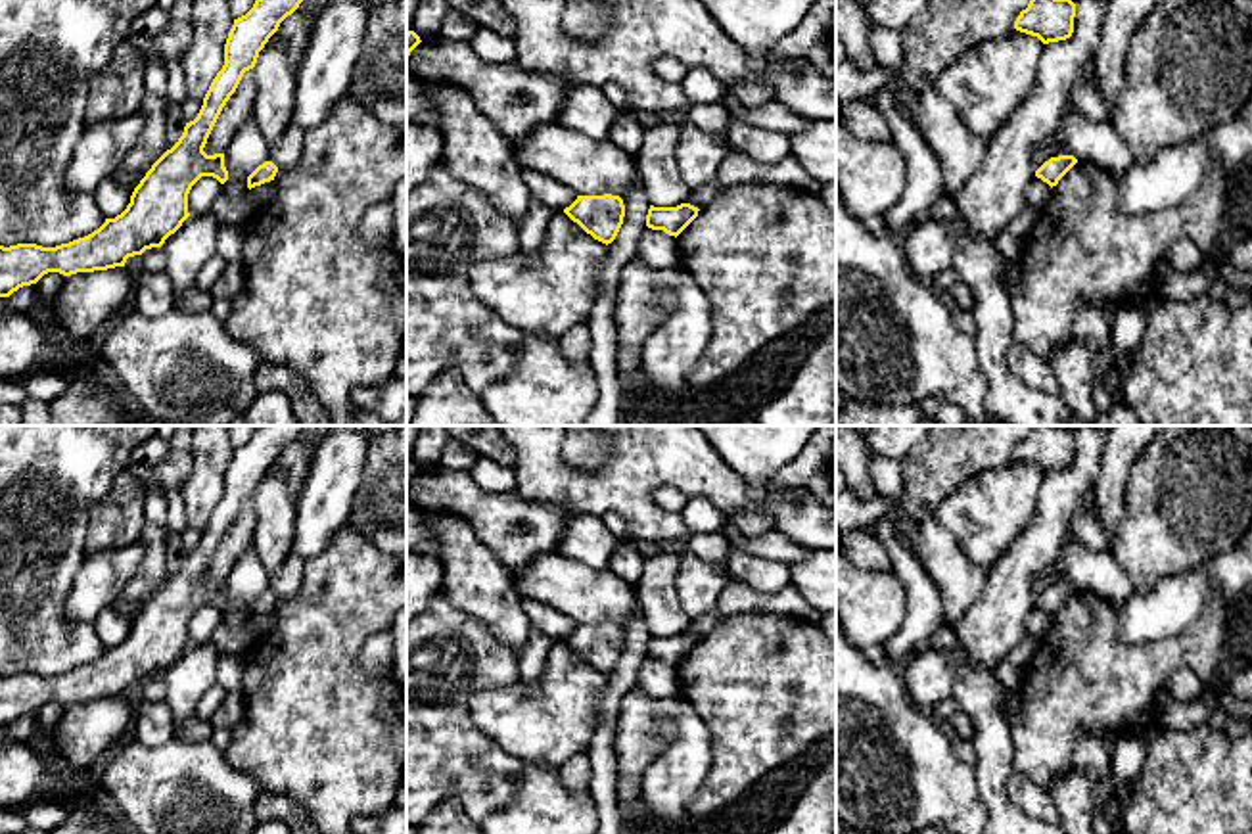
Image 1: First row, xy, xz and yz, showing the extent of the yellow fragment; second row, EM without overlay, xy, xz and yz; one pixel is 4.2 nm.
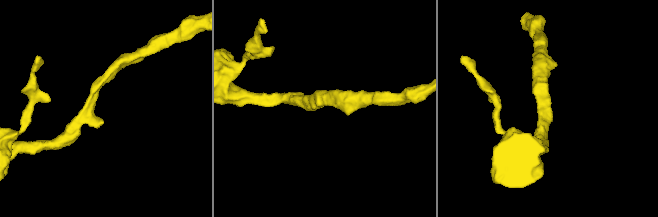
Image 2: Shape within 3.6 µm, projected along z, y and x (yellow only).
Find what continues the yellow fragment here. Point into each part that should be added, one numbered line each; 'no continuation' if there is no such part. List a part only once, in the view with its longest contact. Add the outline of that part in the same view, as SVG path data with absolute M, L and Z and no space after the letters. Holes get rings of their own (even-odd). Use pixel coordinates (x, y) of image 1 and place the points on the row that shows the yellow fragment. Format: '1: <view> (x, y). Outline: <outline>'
no continuation

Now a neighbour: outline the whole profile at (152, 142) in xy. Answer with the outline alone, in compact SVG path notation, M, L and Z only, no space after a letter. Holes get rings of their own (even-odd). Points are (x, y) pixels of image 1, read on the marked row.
M146 94L138 111L146 115L146 125L123 161L123 167L130 173L138 173L153 165L169 146L165 102L157 96Z

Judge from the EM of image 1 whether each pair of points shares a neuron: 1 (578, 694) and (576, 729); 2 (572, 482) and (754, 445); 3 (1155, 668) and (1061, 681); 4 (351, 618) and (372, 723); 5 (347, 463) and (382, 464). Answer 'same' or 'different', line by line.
1: same
2: different
3: same
4: same
5: different

